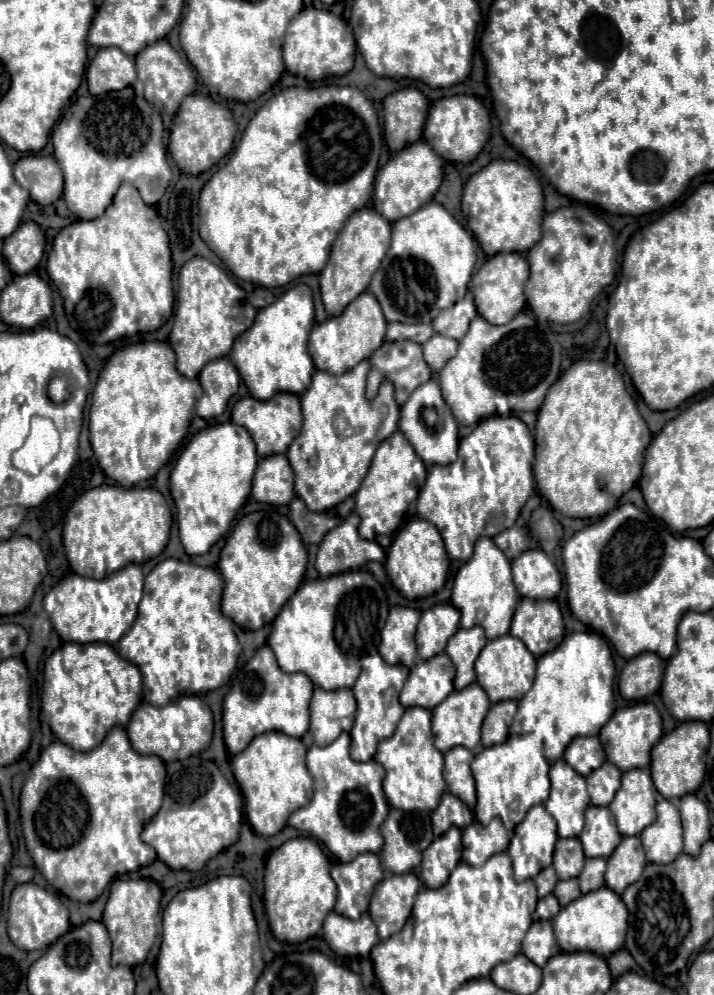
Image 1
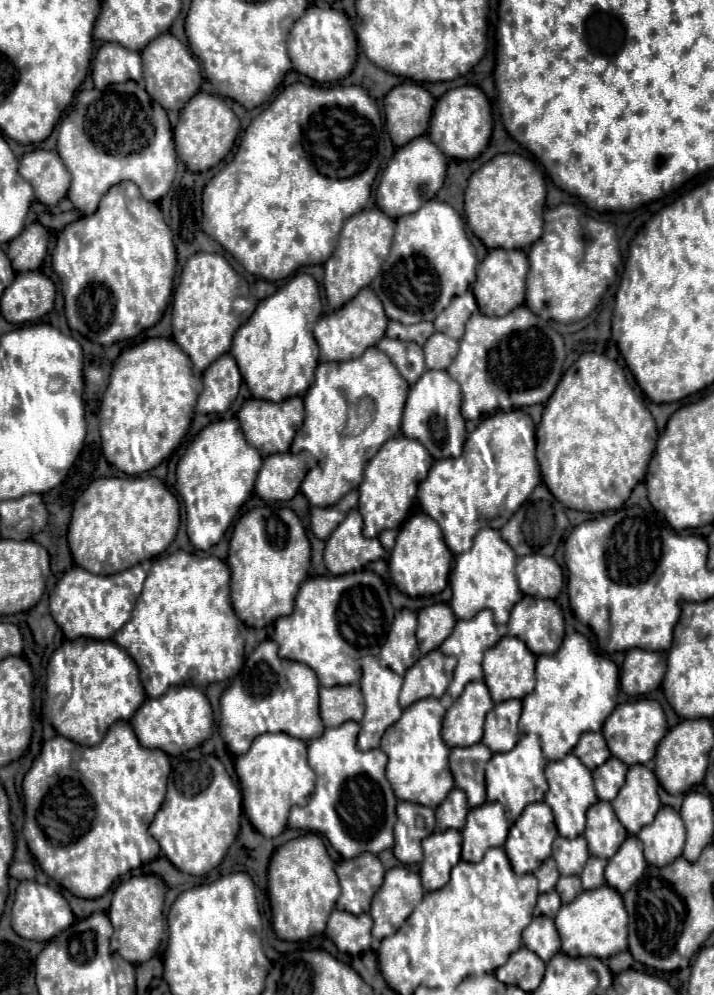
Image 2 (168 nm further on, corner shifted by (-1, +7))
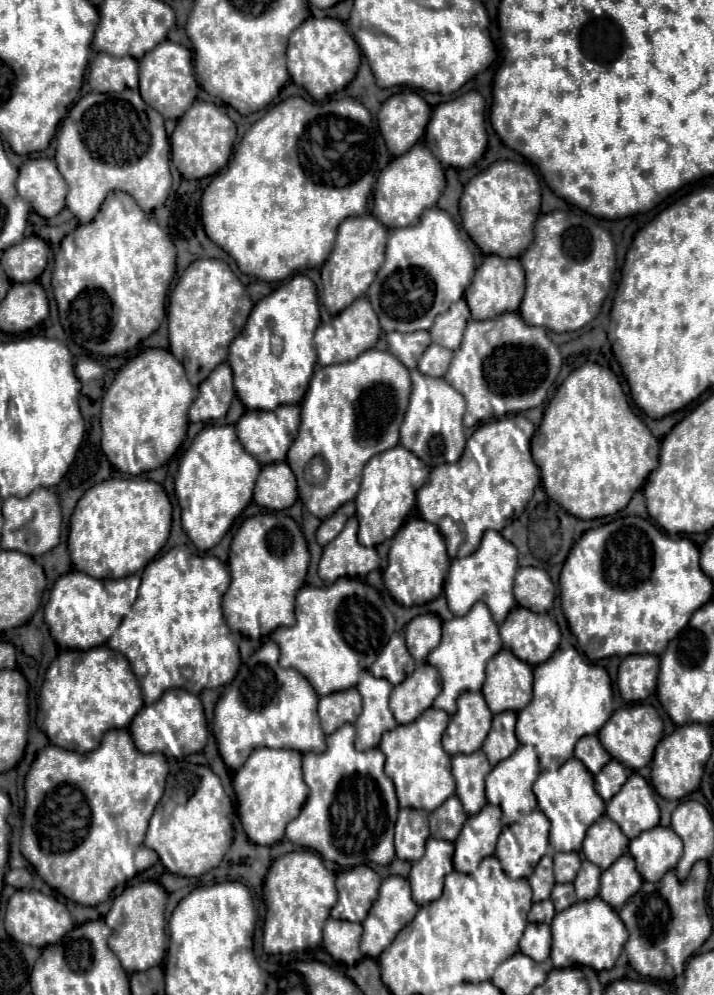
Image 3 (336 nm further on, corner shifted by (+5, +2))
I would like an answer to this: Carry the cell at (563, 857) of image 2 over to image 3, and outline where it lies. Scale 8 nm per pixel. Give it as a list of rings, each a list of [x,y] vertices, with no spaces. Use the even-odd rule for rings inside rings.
[[[555,852],[553,854],[555,882],[573,882],[579,868],[581,868],[581,856],[577,852]]]

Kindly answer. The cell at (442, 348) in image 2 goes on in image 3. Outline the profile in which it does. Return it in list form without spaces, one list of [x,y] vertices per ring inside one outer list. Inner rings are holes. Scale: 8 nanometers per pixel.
[[[431,344],[425,354],[421,356],[419,360],[419,372],[425,374],[425,376],[433,376],[433,378],[441,378],[447,368],[449,368],[449,362],[453,358],[453,350],[447,350],[443,346],[437,346],[437,344]]]

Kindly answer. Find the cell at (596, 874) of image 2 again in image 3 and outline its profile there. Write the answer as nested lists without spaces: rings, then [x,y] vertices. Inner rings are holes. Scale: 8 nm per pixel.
[[[589,860],[581,862],[581,870],[577,872],[577,878],[573,882],[579,902],[597,896],[599,876],[601,876],[601,868],[599,866],[593,866],[593,862],[589,862]]]

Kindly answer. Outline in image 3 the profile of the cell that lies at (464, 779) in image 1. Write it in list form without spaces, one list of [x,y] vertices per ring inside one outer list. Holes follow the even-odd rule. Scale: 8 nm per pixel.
[[[481,750],[473,754],[453,756],[453,776],[457,782],[457,796],[461,798],[467,814],[477,814],[477,810],[481,810],[481,806],[487,804],[485,774],[489,774],[489,770],[491,764]]]

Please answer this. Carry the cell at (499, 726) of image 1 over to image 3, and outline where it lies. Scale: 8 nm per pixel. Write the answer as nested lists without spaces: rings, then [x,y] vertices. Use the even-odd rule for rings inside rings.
[[[503,712],[493,718],[493,728],[483,744],[483,752],[487,754],[491,766],[501,762],[501,758],[509,758],[509,754],[517,750],[519,742],[515,738],[515,722],[517,722],[515,712]]]

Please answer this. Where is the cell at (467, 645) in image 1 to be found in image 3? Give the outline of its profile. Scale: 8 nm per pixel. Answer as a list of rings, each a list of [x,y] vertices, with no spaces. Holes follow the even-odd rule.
[[[477,602],[469,614],[461,618],[451,618],[443,622],[443,638],[441,644],[429,652],[427,664],[435,666],[441,674],[443,690],[435,698],[433,708],[445,710],[447,714],[453,714],[457,710],[457,698],[465,690],[481,690],[481,682],[485,682],[485,666],[493,654],[501,650],[501,638],[499,638],[499,626],[493,622],[493,616],[489,614],[489,608],[485,602]]]

